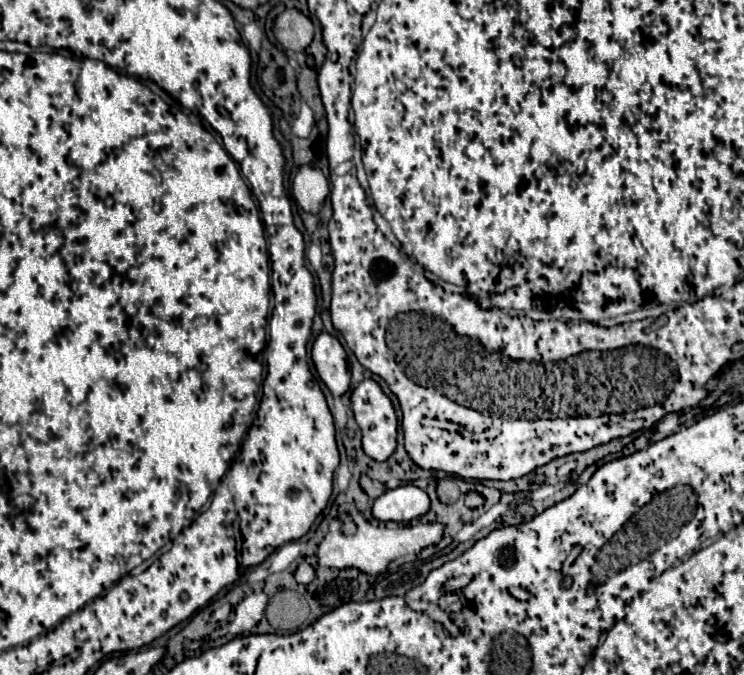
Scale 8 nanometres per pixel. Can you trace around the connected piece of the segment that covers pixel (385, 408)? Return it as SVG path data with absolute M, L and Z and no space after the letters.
M364 379L350 395L352 401L352 413L354 419L362 431L362 447L368 457L374 461L386 461L394 449L396 449L396 435L398 435L398 421L396 421L396 411L390 403L390 399L384 395L380 385L372 379Z

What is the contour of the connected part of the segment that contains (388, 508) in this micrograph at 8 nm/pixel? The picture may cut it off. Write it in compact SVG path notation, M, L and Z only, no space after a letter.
M400 485L382 493L372 503L372 515L378 521L410 521L430 509L428 495L414 485Z

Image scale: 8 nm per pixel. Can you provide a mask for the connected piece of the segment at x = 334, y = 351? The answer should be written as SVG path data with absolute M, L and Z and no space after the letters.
M322 331L312 345L312 361L320 379L326 383L330 393L338 399L350 387L346 351L340 345L340 341L328 331Z

